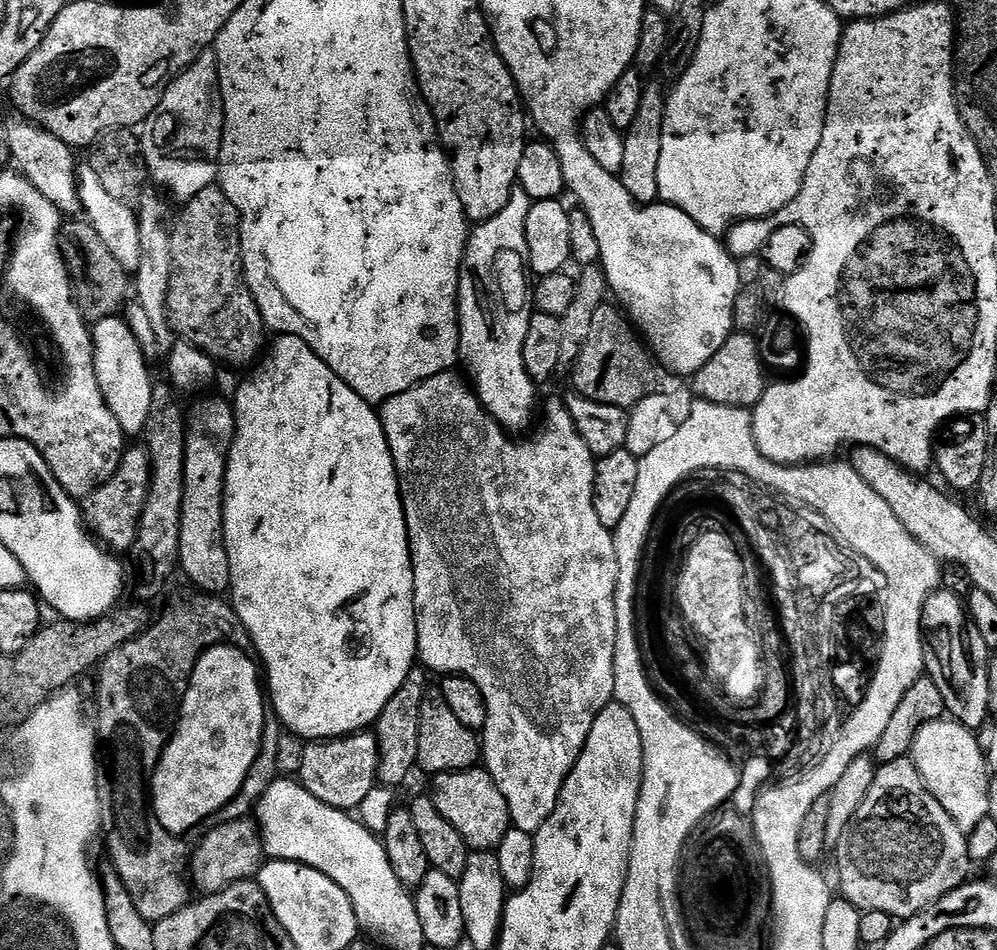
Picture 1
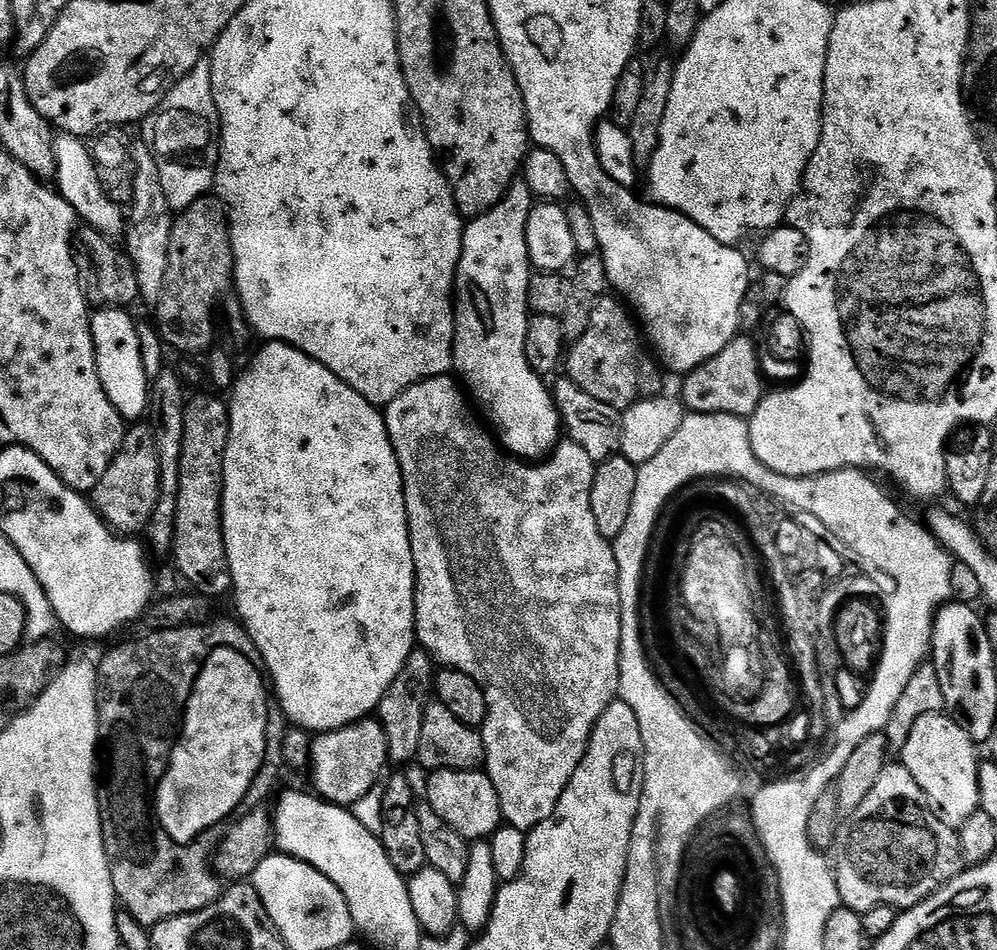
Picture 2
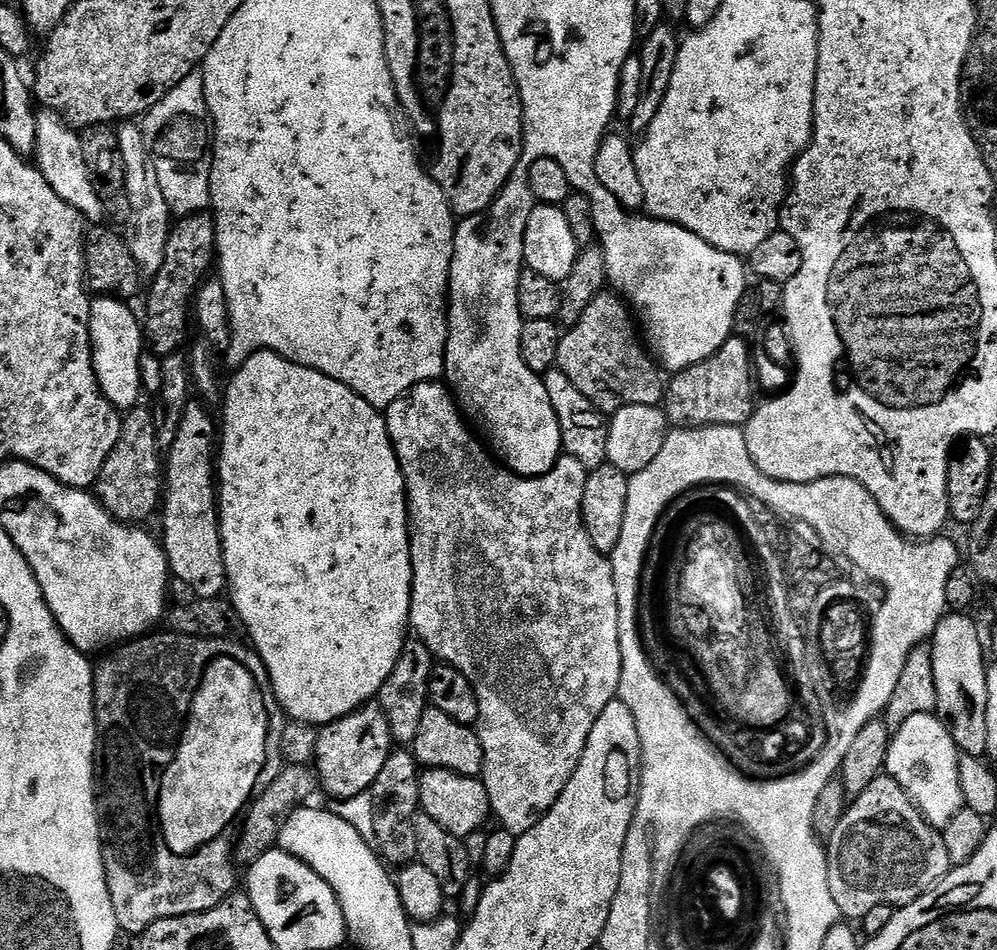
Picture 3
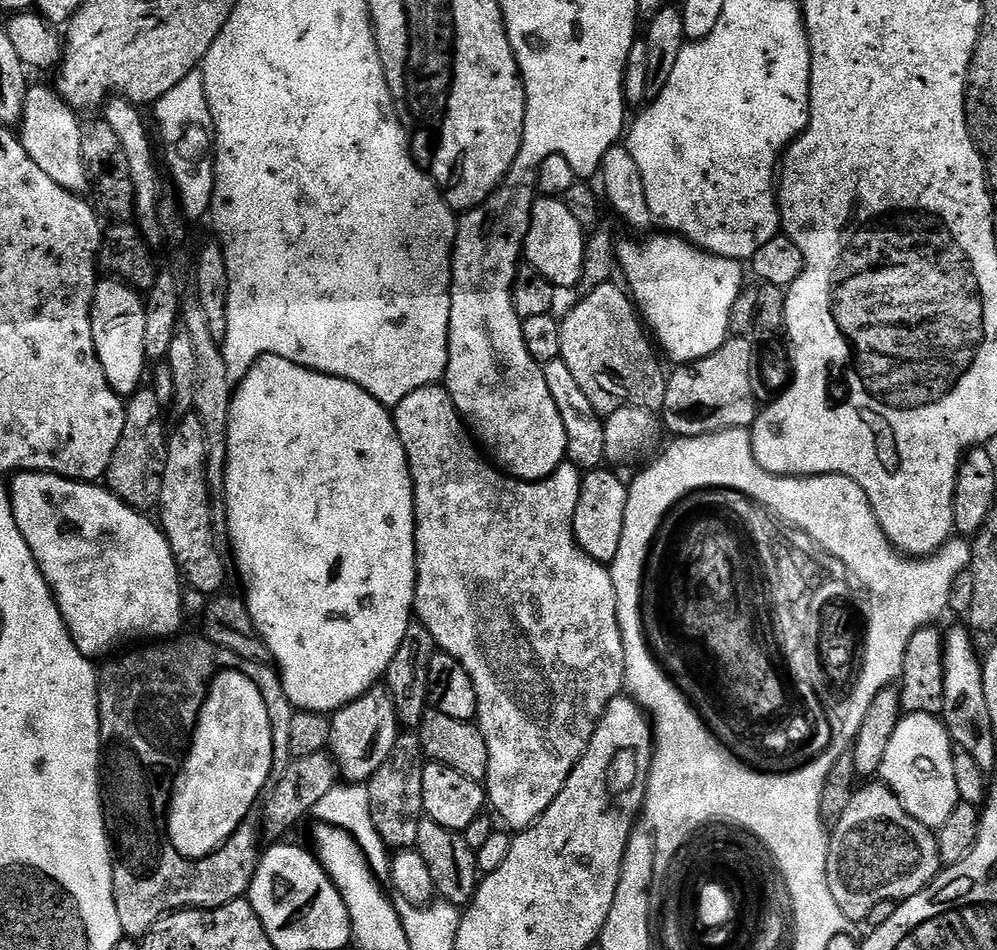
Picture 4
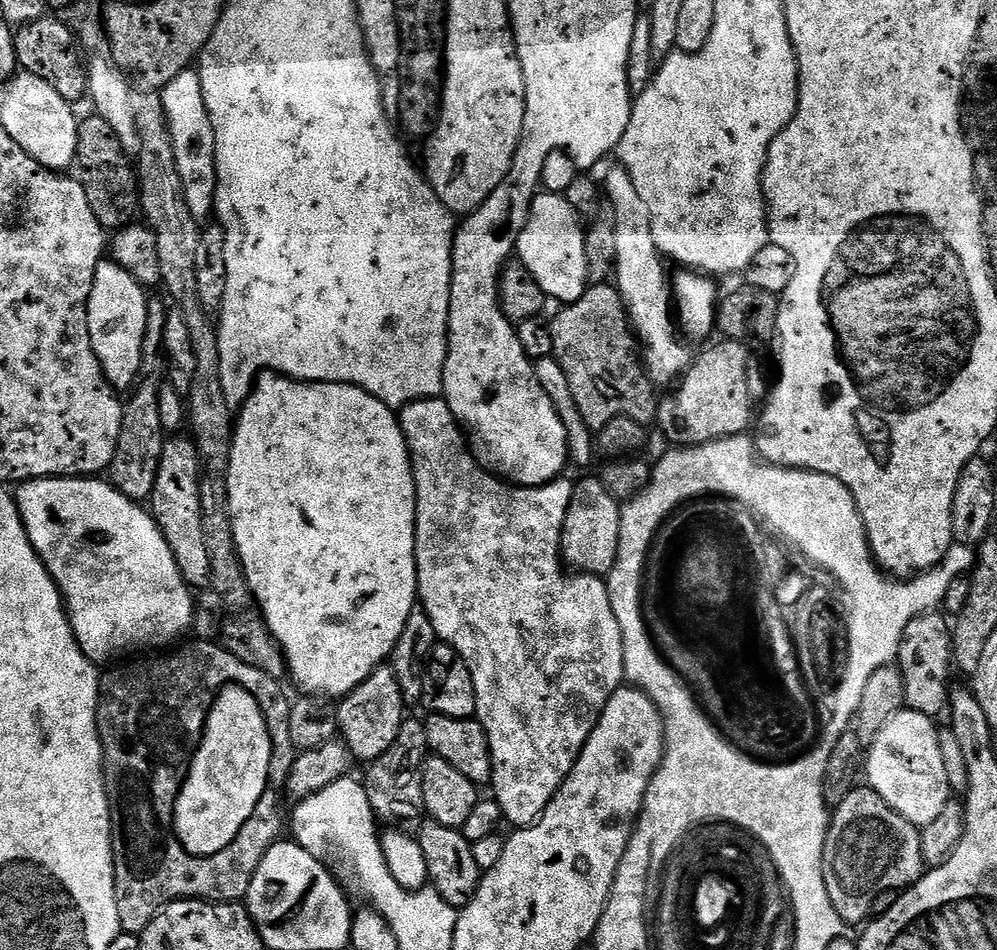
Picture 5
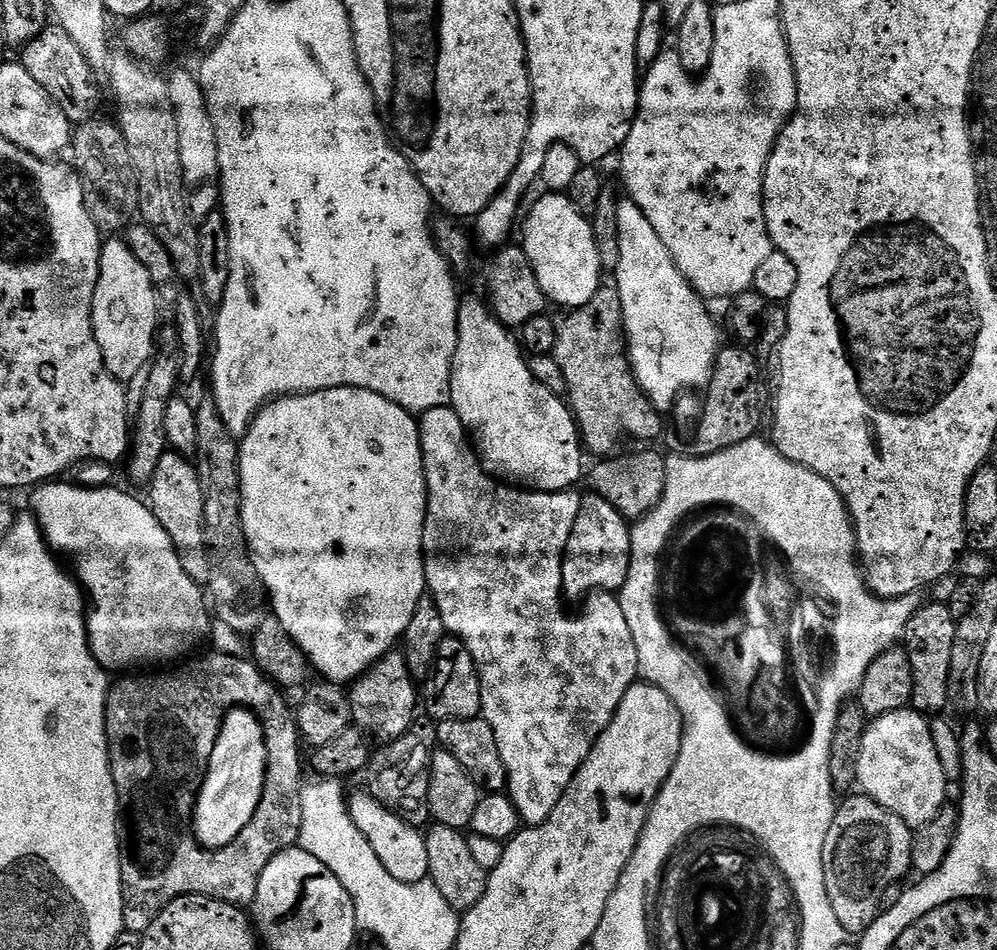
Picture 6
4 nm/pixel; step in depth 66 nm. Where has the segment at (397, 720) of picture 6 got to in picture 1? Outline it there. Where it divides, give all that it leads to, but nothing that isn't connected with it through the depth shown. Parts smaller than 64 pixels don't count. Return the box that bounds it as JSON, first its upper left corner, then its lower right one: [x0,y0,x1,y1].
[298,731,380,813]

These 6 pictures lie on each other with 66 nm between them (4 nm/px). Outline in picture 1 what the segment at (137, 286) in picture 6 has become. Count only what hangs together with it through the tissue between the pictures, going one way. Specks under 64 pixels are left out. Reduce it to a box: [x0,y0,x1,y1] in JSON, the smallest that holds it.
[92,315,154,434]

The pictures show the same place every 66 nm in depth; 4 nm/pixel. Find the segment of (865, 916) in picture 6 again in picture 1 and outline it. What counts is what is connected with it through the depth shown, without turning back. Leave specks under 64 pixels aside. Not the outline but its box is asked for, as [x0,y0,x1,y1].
[834,759,974,922]

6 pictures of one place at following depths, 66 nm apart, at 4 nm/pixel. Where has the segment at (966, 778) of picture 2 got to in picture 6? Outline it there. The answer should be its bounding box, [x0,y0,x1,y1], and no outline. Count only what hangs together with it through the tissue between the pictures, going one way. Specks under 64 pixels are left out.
[856,707,950,830]

